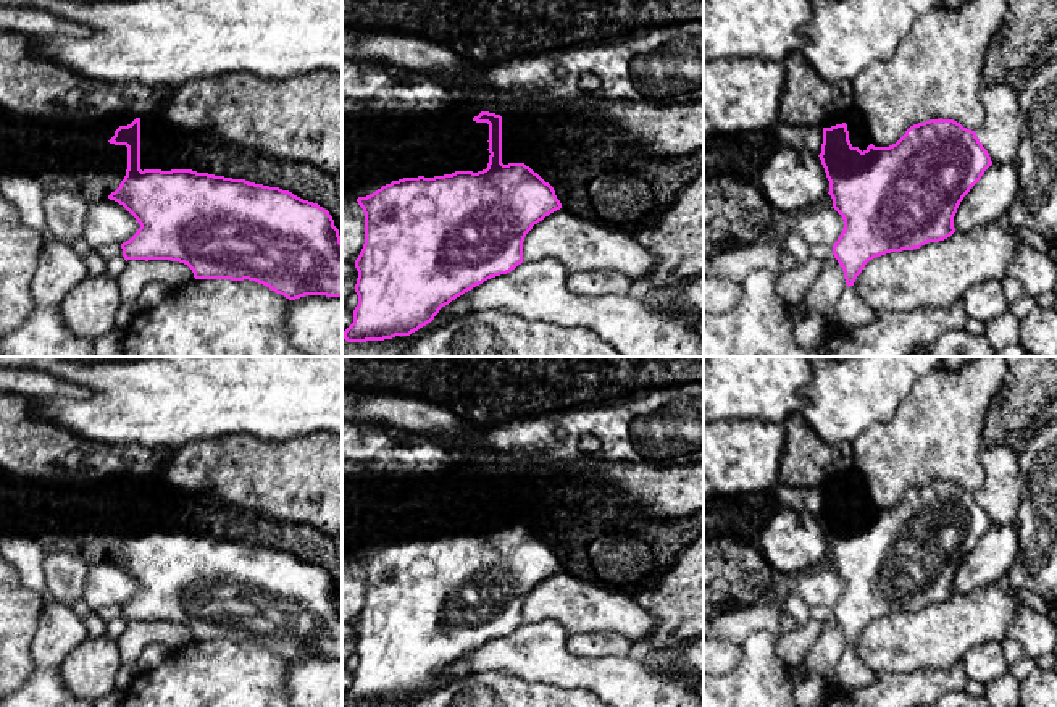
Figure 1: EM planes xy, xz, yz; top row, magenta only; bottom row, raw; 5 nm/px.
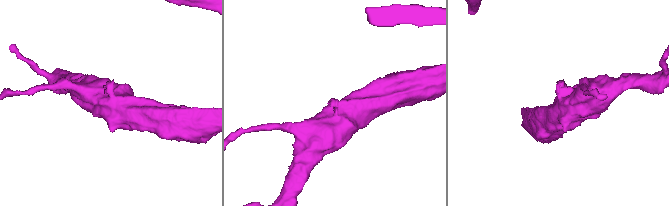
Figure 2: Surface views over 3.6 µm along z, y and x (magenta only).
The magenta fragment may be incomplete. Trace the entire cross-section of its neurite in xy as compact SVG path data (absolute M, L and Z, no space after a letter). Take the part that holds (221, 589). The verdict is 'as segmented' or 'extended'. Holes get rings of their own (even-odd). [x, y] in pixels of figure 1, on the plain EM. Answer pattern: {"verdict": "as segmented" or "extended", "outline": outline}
{"verdict": "as segmented", "outline": "M136 479L127 487L119 487L115 497L108 502L115 507L127 508L127 531L119 549L108 557L110 562L123 567L140 586L137 594L126 604L121 605L124 621L171 621L187 626L195 641L231 641L231 642L255 642L284 657L289 662L295 662L305 657L326 657L326 659L342 659L342 602L339 591L334 588L334 581L328 571L318 565L303 562L289 552L279 549L269 549L263 546L249 544L245 541L232 541L224 538L215 538L208 534L197 534L192 531L140 531L140 479Z"}

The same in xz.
{"verdict": "as segmented", "outline": "M481 473L473 479L476 484L489 486L489 525L487 529L478 534L473 533L455 533L452 536L434 538L434 539L403 539L399 542L392 542L391 546L382 547L376 554L358 558L357 563L363 570L365 575L365 605L363 610L355 621L355 630L358 633L355 654L358 657L358 667L353 671L353 684L344 692L344 701L347 704L366 704L366 702L384 702L392 701L395 697L410 697L420 689L426 688L434 681L439 671L449 667L457 659L471 652L473 649L483 646L484 642L507 636L523 625L523 604L526 596L533 591L534 586L542 583L550 575L562 570L560 562L555 557L554 549L545 544L537 534L534 534L524 525L502 525L502 478L489 473Z"}

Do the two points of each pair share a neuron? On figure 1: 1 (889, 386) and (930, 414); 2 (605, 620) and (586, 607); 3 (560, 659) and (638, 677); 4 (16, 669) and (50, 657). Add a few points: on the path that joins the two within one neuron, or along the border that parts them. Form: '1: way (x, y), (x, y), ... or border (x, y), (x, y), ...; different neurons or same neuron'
1: border (928, 373), (915, 383), (889, 420), (878, 422); different neurons
2: way (601, 615), (591, 609); same neuron
3: way (580, 673), (618, 677); same neuron
4: border (37, 627), (31, 644), (34, 667); different neurons

